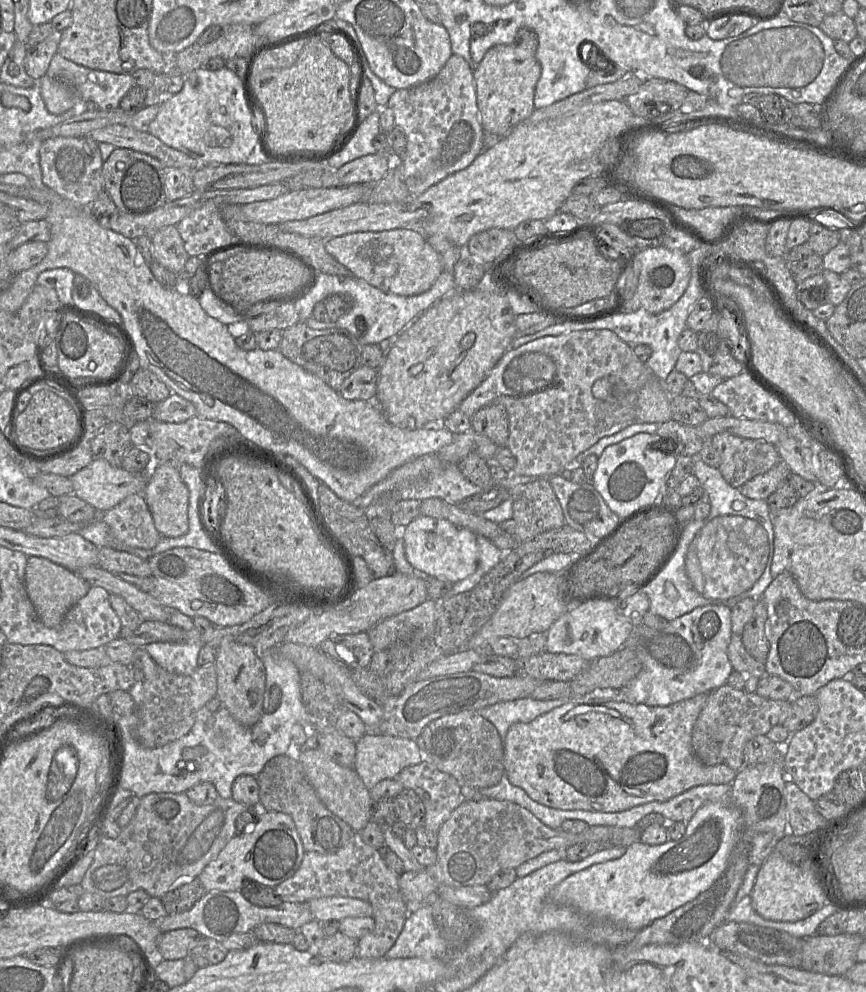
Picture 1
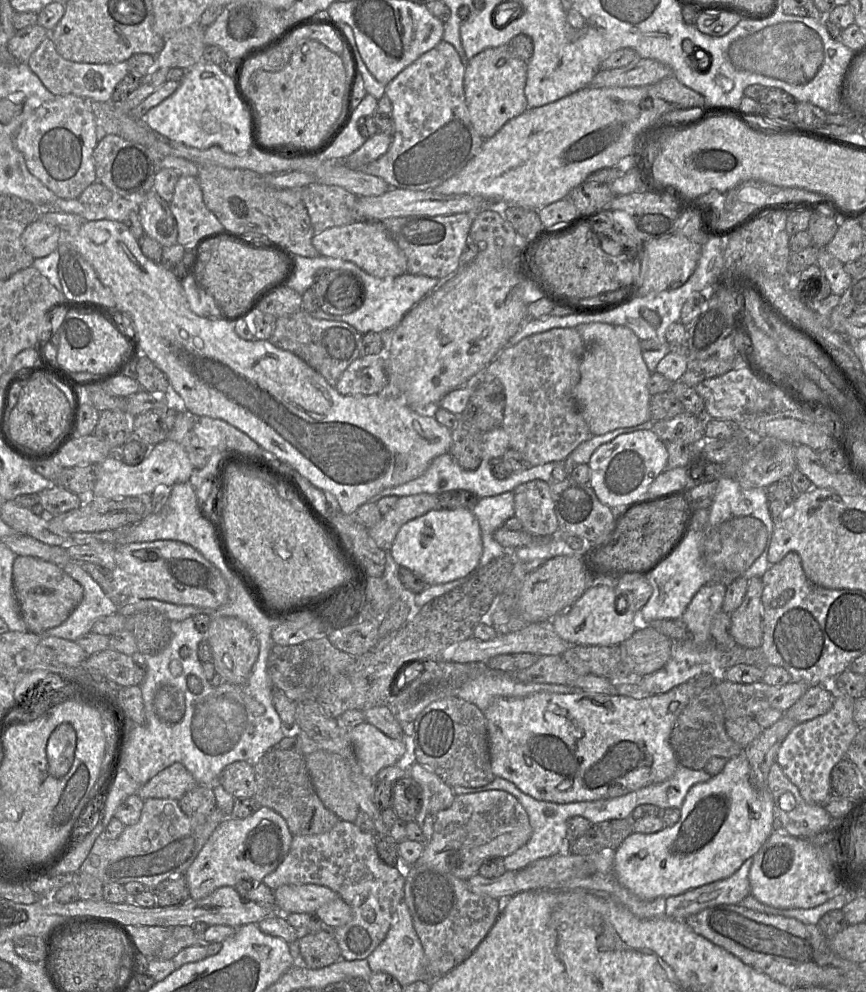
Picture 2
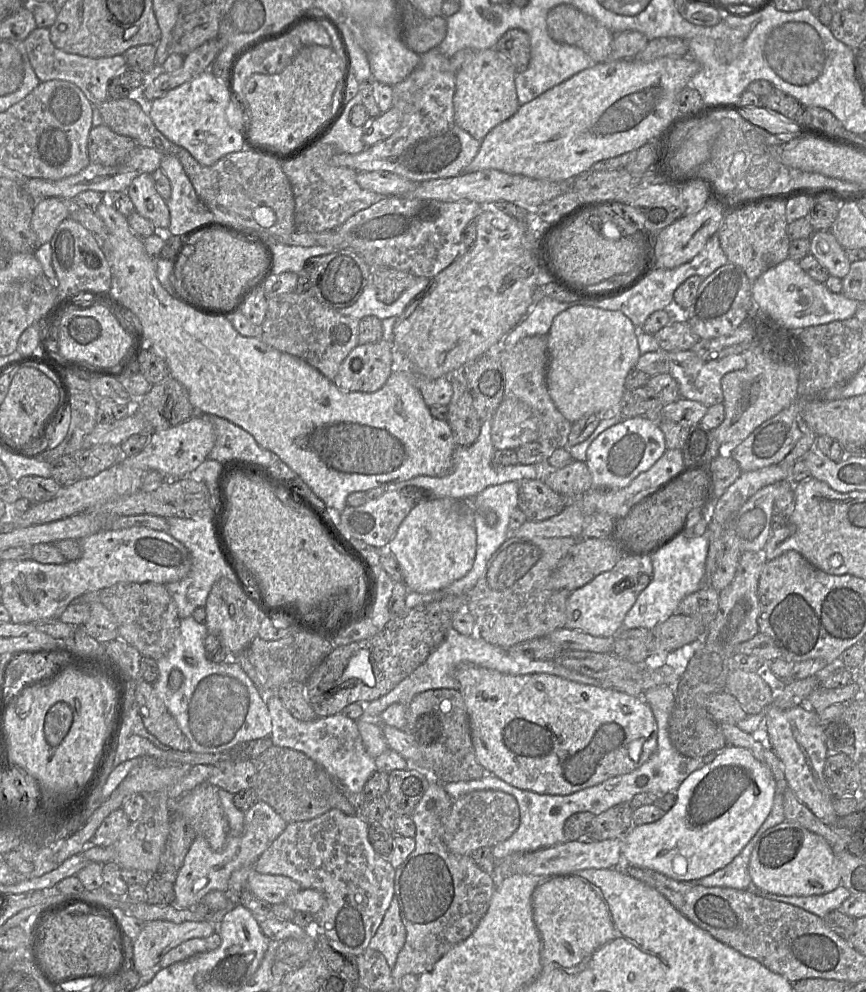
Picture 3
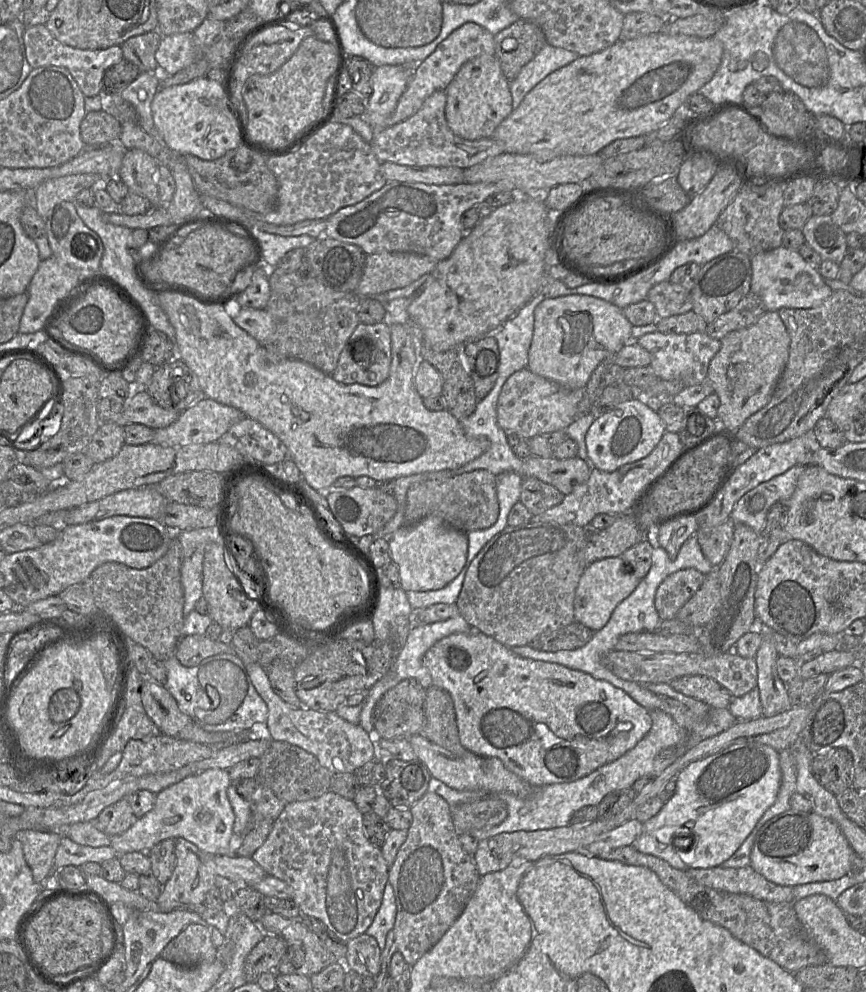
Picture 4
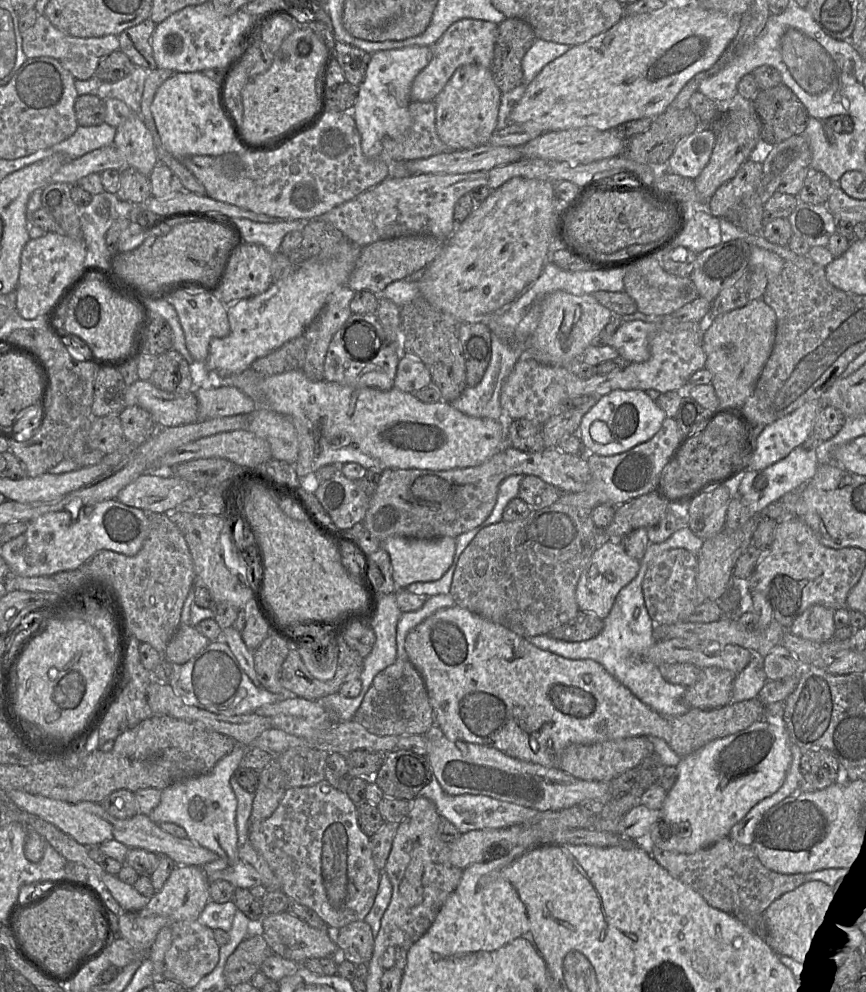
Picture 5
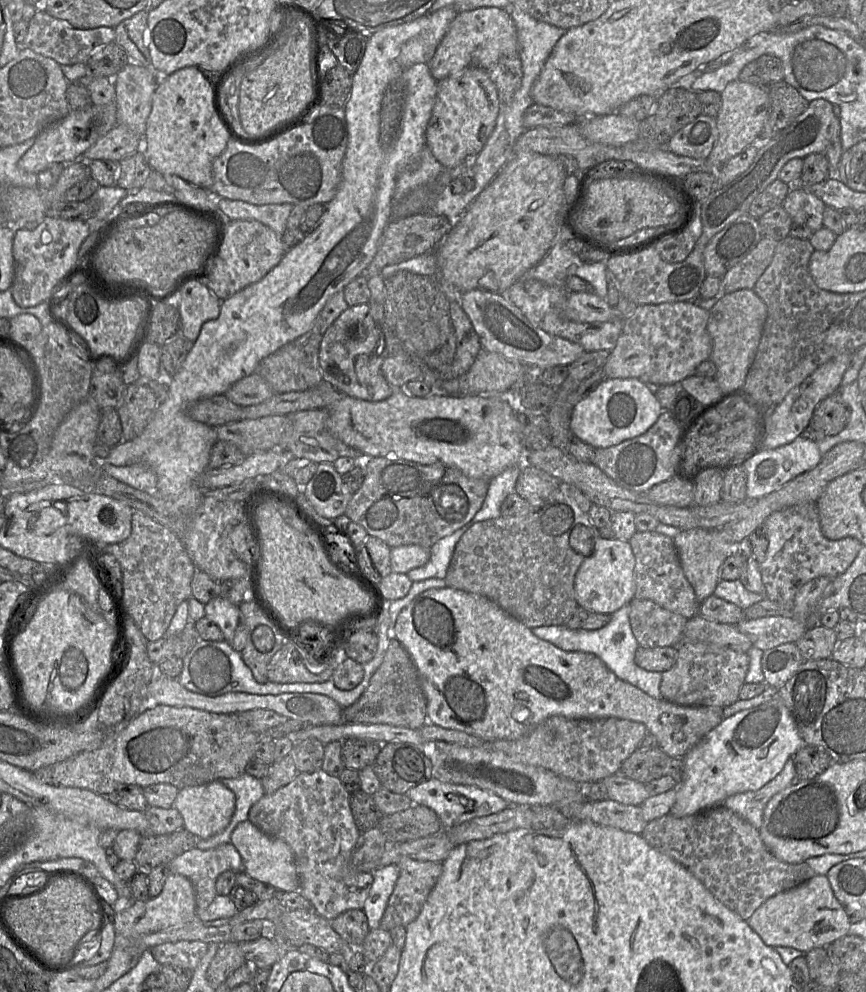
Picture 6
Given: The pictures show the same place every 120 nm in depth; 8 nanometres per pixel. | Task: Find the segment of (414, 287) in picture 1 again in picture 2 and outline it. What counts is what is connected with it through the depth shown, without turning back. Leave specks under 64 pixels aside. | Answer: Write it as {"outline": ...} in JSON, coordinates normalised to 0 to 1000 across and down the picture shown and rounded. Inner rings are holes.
{"outline":[[[410,223],[403,227],[375,231],[361,238],[360,246],[370,257],[406,264],[436,280],[470,275],[470,261],[441,224]]]}

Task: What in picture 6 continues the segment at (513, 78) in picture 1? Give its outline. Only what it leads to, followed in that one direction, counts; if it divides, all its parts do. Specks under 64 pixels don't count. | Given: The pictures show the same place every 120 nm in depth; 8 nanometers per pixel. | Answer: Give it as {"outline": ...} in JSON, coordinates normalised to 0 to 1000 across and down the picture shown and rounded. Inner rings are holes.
{"outline":[[[538,69],[506,82],[505,96],[492,130],[492,147],[514,170],[540,165],[558,150],[568,134],[577,103],[561,71]]]}

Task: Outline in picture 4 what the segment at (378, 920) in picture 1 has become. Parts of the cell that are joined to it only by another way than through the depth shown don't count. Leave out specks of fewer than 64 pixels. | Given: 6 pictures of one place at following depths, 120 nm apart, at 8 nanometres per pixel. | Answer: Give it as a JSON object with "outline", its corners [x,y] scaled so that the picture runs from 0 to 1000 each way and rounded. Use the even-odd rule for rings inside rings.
{"outline":[[[382,796],[363,805],[329,810],[311,842],[290,865],[308,881],[336,894],[337,907],[348,917],[349,923],[367,926],[398,952],[424,940],[440,913],[443,896],[449,887],[449,872],[440,856],[421,843],[419,821],[406,806],[398,805]]]}

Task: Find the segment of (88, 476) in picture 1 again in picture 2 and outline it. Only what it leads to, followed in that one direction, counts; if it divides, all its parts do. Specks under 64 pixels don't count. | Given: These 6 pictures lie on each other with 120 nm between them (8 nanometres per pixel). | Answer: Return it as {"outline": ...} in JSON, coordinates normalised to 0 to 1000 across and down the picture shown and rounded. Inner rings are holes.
{"outline":[[[192,442],[174,451],[169,463],[159,469],[145,468],[136,459],[128,458],[111,469],[110,487],[103,501],[137,504],[144,501],[174,499],[180,492],[197,492],[219,484],[224,469],[214,452],[203,445]]]}

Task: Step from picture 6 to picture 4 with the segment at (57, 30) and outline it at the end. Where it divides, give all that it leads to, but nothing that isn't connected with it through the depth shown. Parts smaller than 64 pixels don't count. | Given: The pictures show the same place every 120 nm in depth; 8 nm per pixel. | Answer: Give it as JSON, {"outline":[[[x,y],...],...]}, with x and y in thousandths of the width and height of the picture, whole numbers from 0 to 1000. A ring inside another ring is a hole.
{"outline":[[[52,24],[29,28],[27,33],[30,58],[37,69],[51,67],[67,67],[76,69],[98,98],[114,96],[118,91],[118,82],[121,72],[128,67],[137,64],[142,58],[139,45],[128,46],[122,49],[91,49],[79,46],[67,41],[57,31]]]}

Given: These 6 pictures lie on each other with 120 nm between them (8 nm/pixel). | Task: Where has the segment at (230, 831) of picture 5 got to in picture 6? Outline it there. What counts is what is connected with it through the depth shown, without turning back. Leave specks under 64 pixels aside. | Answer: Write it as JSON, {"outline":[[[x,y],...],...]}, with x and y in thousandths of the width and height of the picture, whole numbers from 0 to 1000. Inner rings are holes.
{"outline":[[[251,786],[208,795],[199,815],[209,821],[216,838],[237,847],[261,836],[271,809],[270,799]]]}

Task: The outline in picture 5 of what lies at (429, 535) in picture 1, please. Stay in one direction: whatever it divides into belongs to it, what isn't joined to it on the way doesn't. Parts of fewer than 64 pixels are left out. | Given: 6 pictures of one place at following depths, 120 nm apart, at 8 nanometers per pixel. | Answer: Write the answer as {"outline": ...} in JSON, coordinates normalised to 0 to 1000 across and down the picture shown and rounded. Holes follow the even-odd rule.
{"outline":[[[453,540],[440,546],[452,564],[457,594],[470,593],[479,587],[498,587],[508,584],[521,572],[527,555],[527,543],[518,540],[494,544]]]}

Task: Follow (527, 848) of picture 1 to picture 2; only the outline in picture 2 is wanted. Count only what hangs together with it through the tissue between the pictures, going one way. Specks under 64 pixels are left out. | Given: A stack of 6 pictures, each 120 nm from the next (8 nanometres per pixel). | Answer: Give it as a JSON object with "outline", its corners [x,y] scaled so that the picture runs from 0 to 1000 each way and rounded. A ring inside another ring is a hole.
{"outline":[[[568,796],[527,802],[517,816],[505,820],[499,845],[491,850],[490,859],[480,870],[540,887],[552,881],[562,865],[582,865],[594,860],[610,849],[613,841],[610,822],[590,800]]]}

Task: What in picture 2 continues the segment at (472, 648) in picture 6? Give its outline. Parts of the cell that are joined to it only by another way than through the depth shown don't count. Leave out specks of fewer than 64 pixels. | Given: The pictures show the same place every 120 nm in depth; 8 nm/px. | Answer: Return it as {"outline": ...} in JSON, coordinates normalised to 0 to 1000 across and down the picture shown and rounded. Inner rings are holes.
{"outline":[[[811,679],[770,699],[745,704],[662,697],[572,705],[558,718],[567,775],[573,783],[591,788],[617,805],[643,810],[710,804],[769,787],[783,773],[774,751],[778,730],[797,706],[826,689],[822,680]]]}

